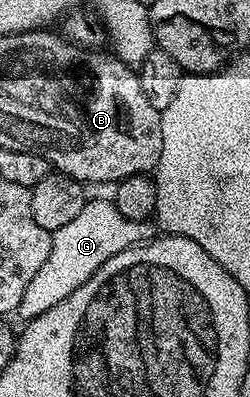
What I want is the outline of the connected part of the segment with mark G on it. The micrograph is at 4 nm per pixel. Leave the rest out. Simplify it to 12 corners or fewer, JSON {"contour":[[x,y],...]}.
{"contour":[[88,199],[51,233],[17,309],[26,322],[85,286],[113,254],[154,240],[151,220]]}

